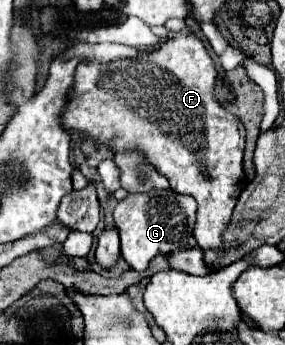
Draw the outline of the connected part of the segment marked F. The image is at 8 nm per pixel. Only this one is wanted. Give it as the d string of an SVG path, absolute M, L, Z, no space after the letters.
M193 33L175 35L181 39L167 39L157 49L149 53L139 53L133 59L113 59L107 63L87 61L79 63L75 73L75 95L63 113L63 127L89 133L97 143L107 149L143 149L147 161L151 161L159 173L167 175L171 189L177 193L187 193L197 199L197 225L195 239L203 251L225 251L222 233L227 227L239 193L245 185L243 173L243 149L245 149L245 129L243 123L223 109L213 97L213 85L217 69L209 57L201 39Z

